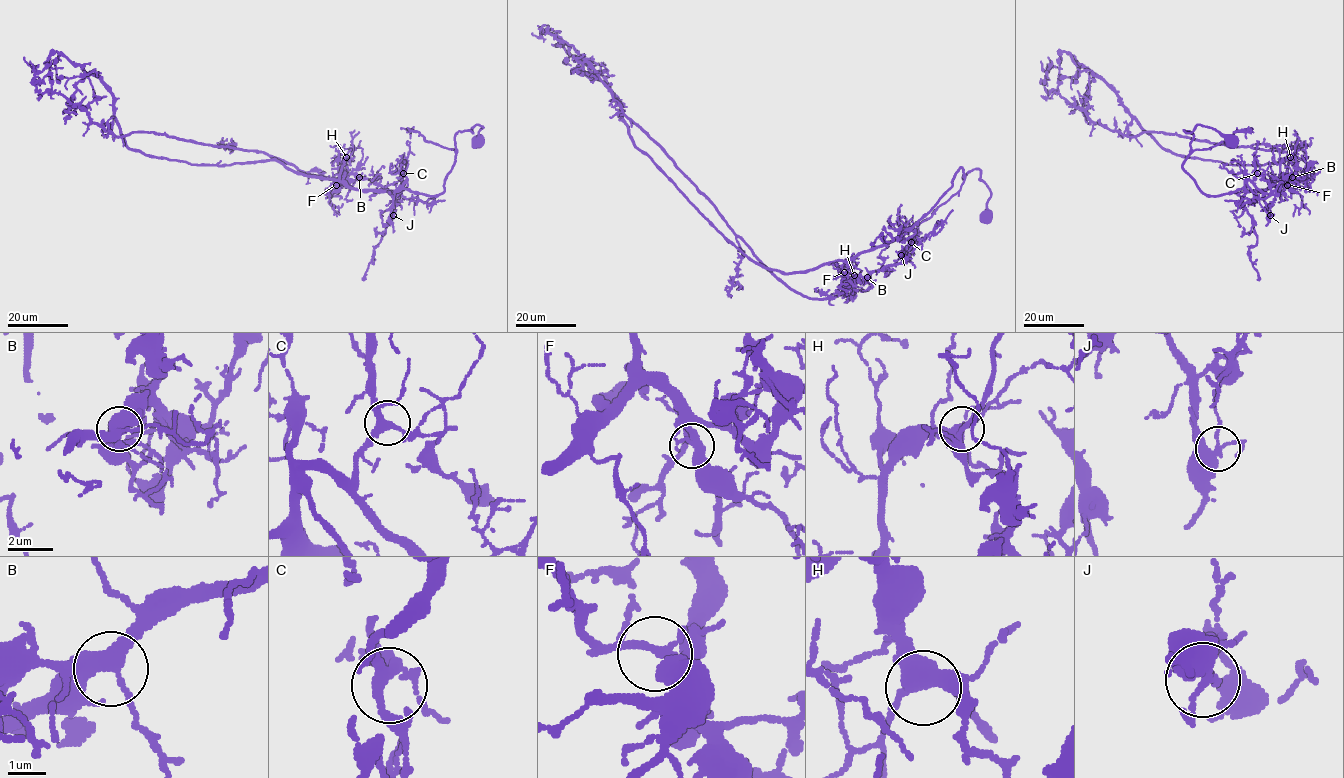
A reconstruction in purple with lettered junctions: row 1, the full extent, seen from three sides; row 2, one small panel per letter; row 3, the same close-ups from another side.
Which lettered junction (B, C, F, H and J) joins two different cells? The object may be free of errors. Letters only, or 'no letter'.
J

